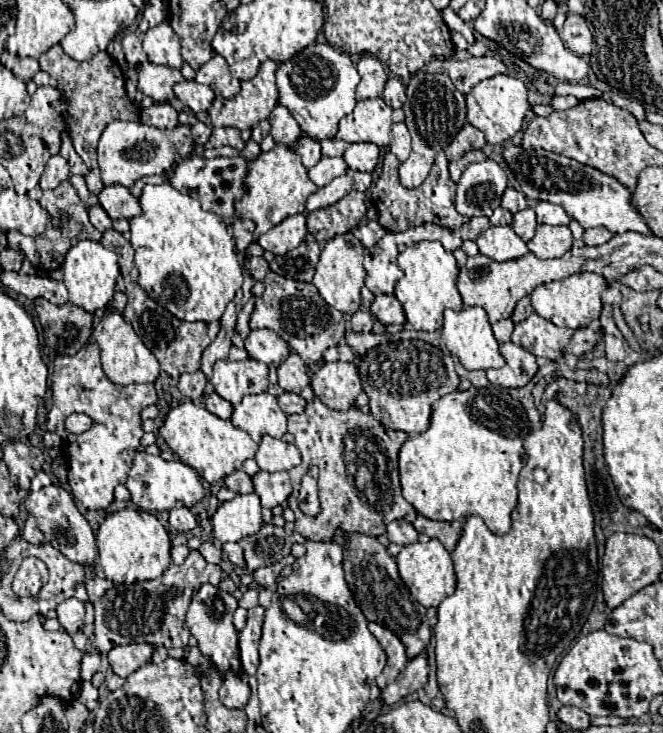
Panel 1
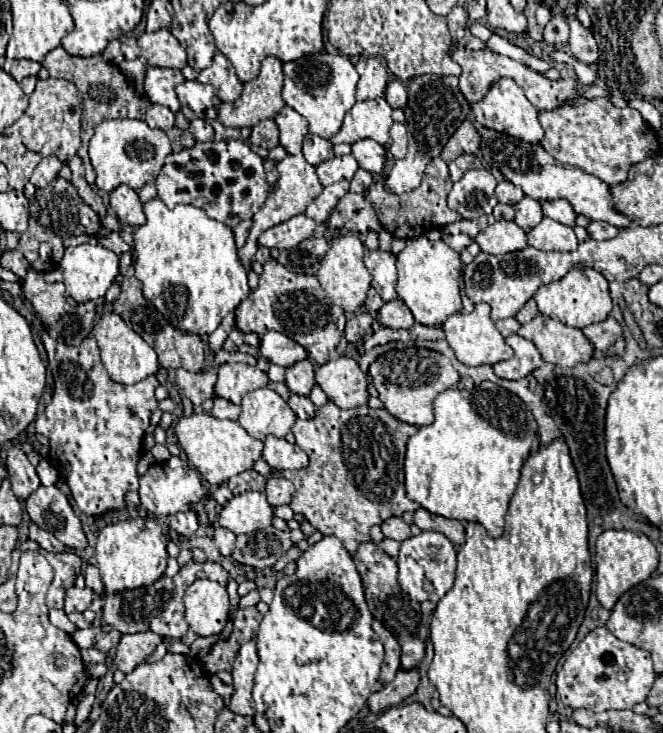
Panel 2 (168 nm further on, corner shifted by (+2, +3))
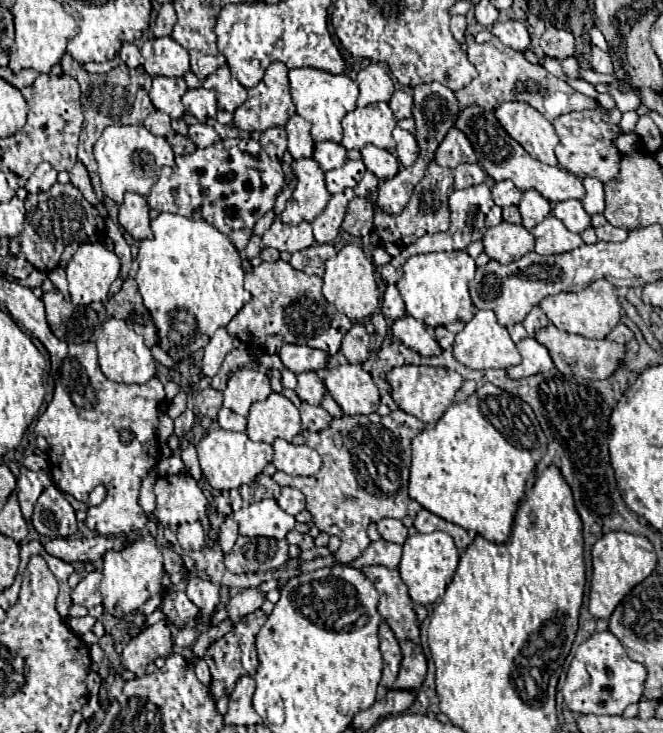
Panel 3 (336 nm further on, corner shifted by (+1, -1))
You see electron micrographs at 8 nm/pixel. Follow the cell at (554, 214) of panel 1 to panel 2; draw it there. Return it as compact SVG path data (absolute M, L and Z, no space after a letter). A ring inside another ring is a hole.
M557 199L557 201L545 201L541 205L543 205L543 215L547 215L547 217L551 217L551 219L563 223L563 225L569 225L569 227L575 225L577 213L573 211L569 201Z

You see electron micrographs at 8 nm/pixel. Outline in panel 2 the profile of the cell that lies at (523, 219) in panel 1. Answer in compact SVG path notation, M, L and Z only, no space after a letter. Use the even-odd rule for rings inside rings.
M523 197L515 205L515 223L525 233L529 233L541 219L543 219L543 213L541 213L541 203L539 201L535 201L531 197Z

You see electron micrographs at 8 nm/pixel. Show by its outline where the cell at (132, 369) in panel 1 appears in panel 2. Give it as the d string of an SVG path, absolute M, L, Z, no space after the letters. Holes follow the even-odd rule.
M105 313L97 323L95 323L91 335L97 339L99 351L101 351L101 361L105 371L109 373L109 377L117 383L123 385L133 385L139 383L141 379L155 375L159 369L159 361L157 355L153 351L153 347L149 347L141 335L137 335L131 327L125 325L125 321L115 315L115 313Z

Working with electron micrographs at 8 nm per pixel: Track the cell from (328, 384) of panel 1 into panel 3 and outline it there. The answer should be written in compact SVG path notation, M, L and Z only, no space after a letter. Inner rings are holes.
M338 365L328 369L326 391L346 415L368 415L380 405L378 387L362 365Z

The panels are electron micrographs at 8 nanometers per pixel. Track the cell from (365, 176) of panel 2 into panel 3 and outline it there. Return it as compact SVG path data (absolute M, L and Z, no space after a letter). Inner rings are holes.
M366 173L364 177L362 177L362 181L354 187L354 191L356 191L356 195L358 197L364 197L364 199L372 199L374 195L376 195L376 189L378 189L378 177L374 175L374 173Z

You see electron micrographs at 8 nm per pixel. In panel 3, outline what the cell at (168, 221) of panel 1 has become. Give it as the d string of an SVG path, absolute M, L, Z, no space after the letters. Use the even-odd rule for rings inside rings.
M160 213L150 227L154 237L140 241L136 257L140 263L138 291L158 327L162 351L174 361L184 361L198 353L214 331L226 327L250 301L250 293L244 289L242 259L230 237L204 219Z

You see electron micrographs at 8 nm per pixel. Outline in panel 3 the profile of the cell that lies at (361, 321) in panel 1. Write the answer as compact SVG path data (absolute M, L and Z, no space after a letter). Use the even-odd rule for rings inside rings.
M354 323L352 329L344 335L340 351L350 363L364 363L368 359L368 331L362 323Z

